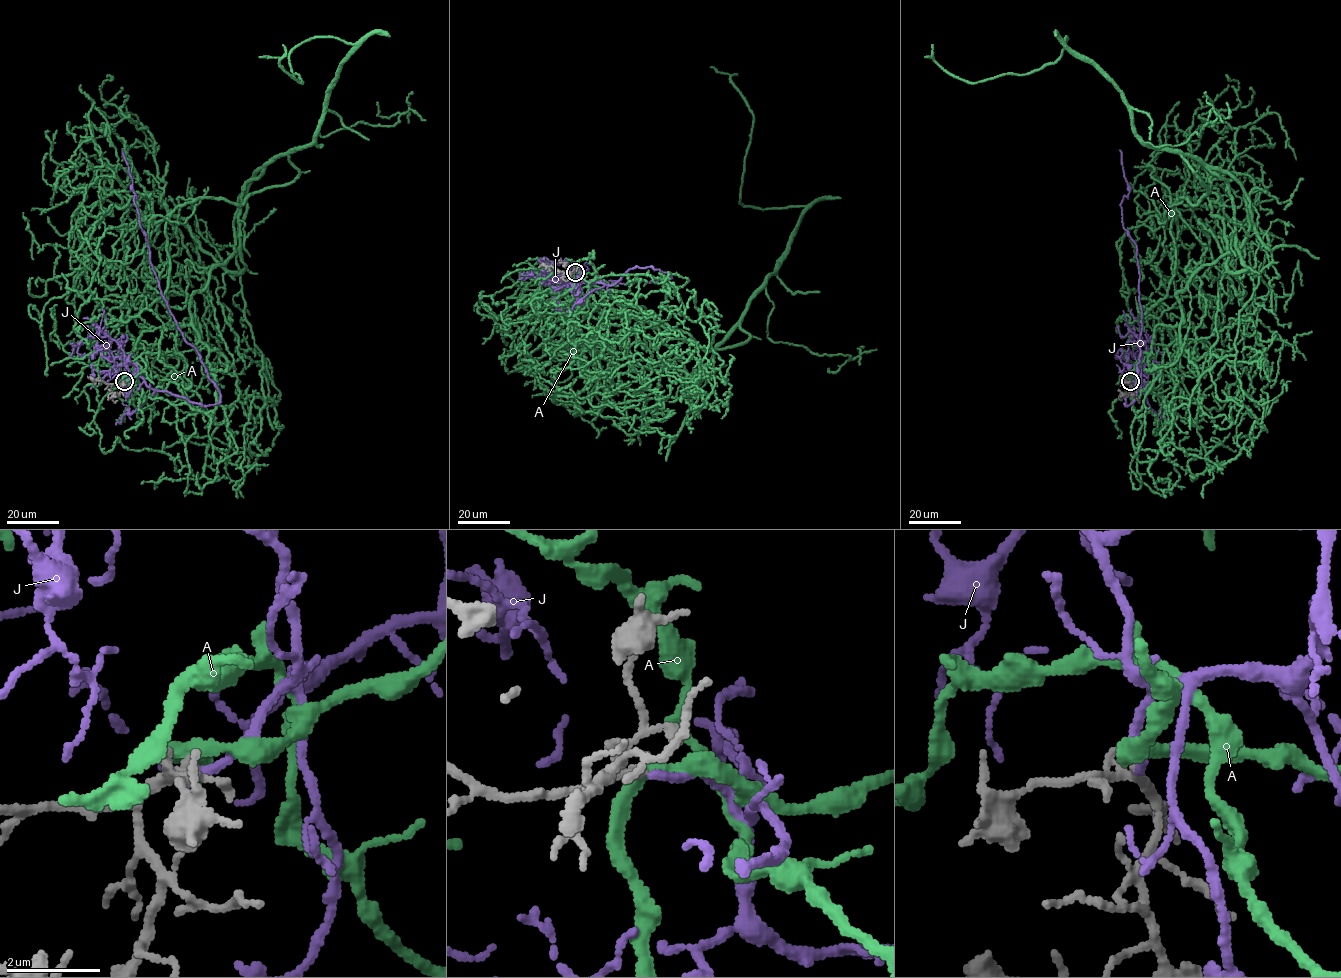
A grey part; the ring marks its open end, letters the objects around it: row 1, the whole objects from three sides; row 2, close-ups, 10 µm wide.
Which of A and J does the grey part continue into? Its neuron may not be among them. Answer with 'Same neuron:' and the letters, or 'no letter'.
Same neuron: J

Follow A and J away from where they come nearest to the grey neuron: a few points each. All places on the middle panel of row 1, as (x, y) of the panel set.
A: (574, 272), (659, 331), (684, 391), (713, 357), (695, 388), (567, 320), (527, 367), (553, 386), (557, 365)
J: (575, 272), (581, 281), (607, 285), (638, 267), (671, 276), (605, 281), (590, 264), (585, 271), (573, 261)

